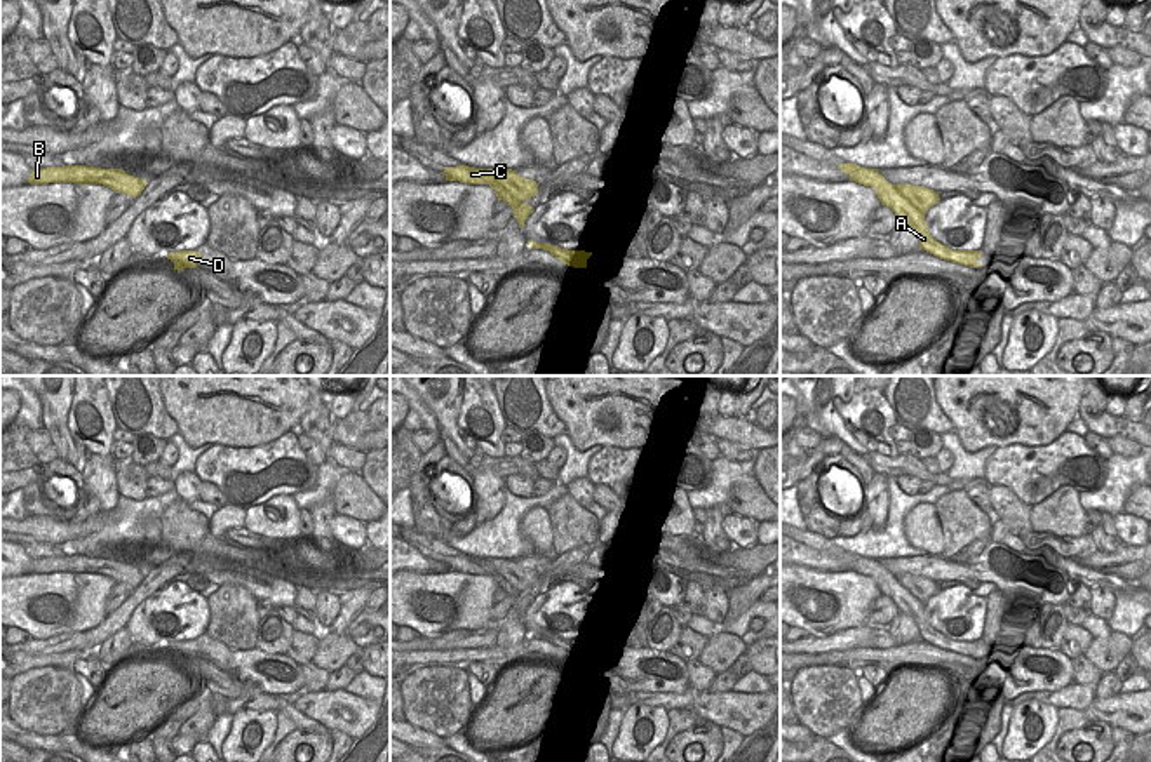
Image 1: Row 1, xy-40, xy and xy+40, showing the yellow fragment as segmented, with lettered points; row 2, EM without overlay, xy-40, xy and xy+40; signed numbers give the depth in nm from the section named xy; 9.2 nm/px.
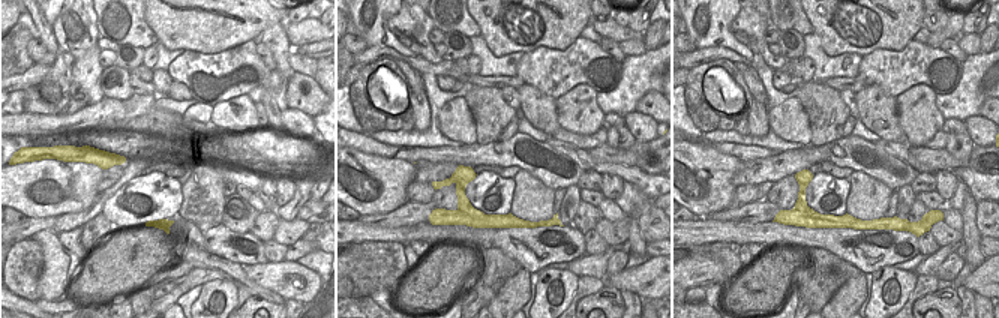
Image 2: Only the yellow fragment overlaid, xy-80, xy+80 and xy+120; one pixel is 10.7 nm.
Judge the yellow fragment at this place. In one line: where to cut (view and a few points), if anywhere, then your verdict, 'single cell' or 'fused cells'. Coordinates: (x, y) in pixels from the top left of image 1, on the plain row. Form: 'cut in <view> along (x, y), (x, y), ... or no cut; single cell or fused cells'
cut in xy+40 along (888, 592), (908, 588), (923, 602); fused cells

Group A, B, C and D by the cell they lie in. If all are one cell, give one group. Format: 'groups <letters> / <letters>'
groups A D / B C

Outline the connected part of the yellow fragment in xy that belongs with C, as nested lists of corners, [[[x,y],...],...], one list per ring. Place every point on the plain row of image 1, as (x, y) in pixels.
[[[468,555],[444,557],[441,562],[446,571],[460,571],[465,574],[489,574],[498,590],[515,588],[524,592],[538,583],[538,574],[533,569],[521,567],[512,558],[475,558]]]

